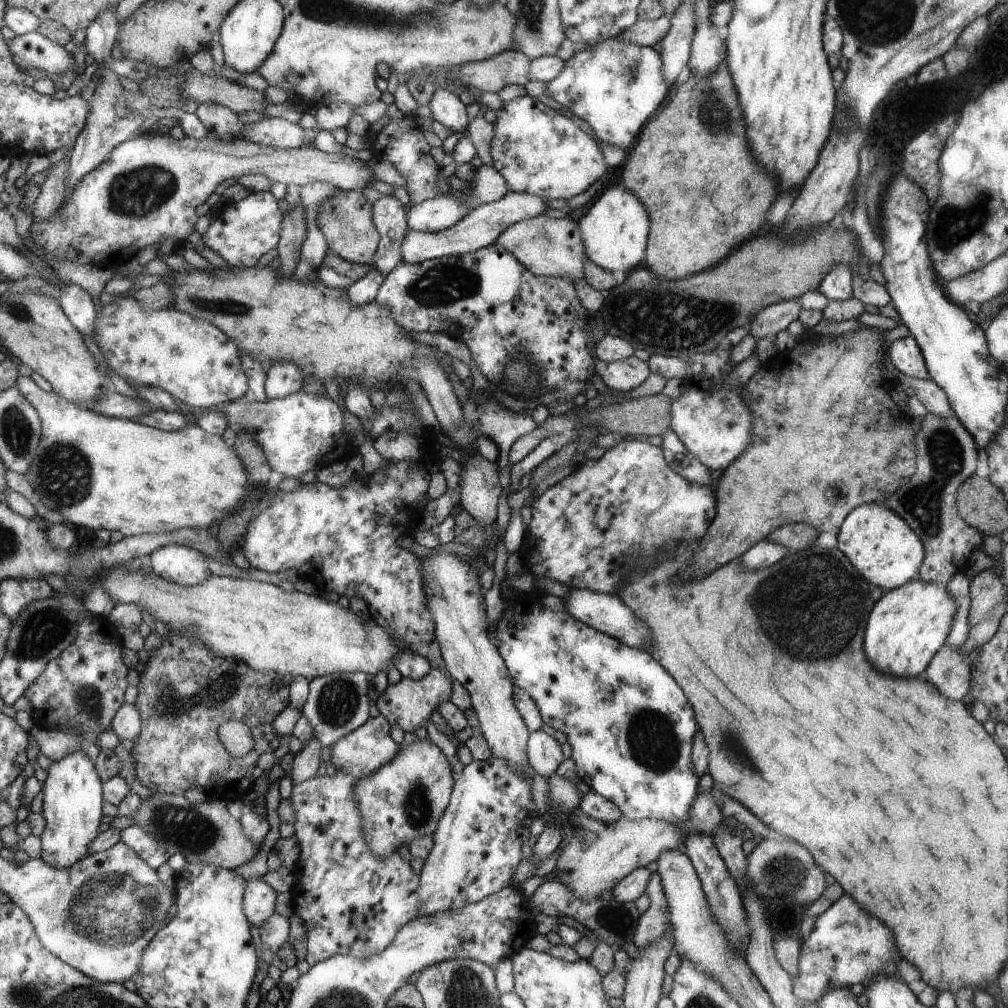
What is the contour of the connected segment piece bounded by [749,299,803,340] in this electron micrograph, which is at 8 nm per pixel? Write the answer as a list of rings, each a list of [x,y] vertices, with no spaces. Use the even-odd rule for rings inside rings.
[[[795,299],[780,301],[760,310],[749,324],[750,333],[754,338],[764,339],[770,332],[775,337],[778,332],[785,330],[790,322],[799,318],[803,308]]]

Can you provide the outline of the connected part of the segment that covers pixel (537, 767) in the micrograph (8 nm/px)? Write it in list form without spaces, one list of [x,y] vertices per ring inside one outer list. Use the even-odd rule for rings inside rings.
[[[541,728],[529,734],[528,757],[533,770],[545,777],[554,775],[564,760],[560,744]]]

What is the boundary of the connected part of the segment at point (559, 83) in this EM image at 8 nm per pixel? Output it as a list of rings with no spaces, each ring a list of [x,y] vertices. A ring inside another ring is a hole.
[[[616,36],[596,45],[588,45],[583,49],[578,49],[565,62],[562,72],[547,84],[545,94],[556,102],[560,102],[562,106],[570,108],[584,122],[588,122],[599,141],[615,144],[625,149],[636,144],[642,126],[648,124],[650,116],[666,102],[666,96],[668,96],[666,81],[664,63],[660,60],[660,54],[654,48]]]

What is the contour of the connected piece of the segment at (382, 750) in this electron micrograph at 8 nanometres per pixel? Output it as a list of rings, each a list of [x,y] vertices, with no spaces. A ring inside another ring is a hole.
[[[383,714],[370,717],[362,726],[345,734],[332,744],[330,762],[338,771],[354,775],[357,779],[376,773],[381,766],[401,752],[402,746],[390,737],[389,728],[390,724]]]

